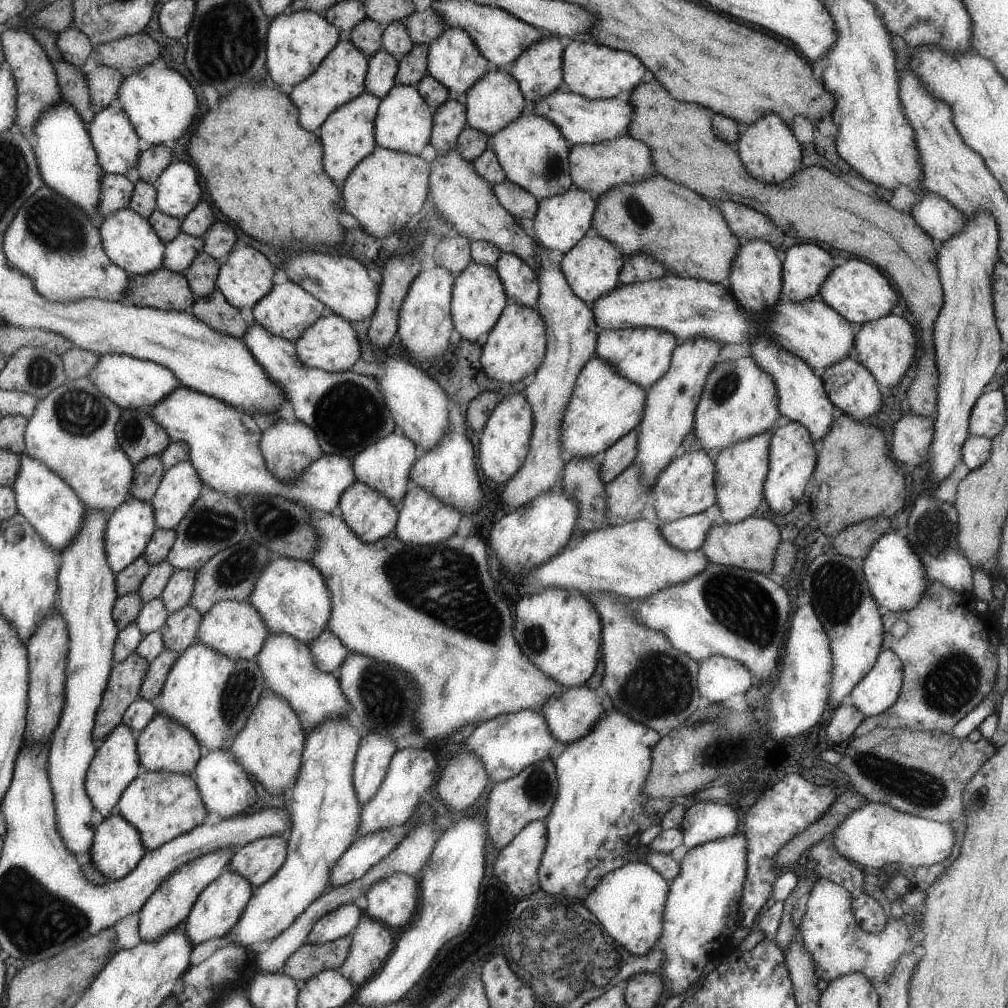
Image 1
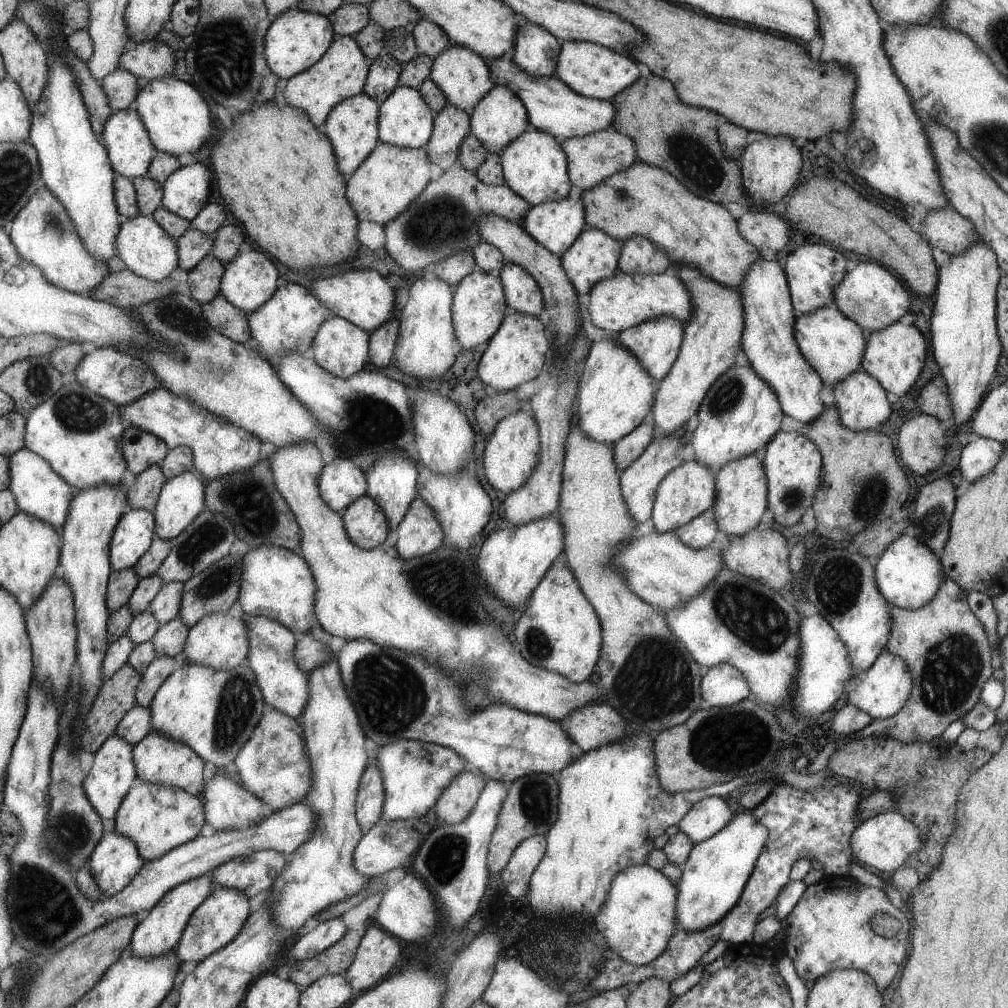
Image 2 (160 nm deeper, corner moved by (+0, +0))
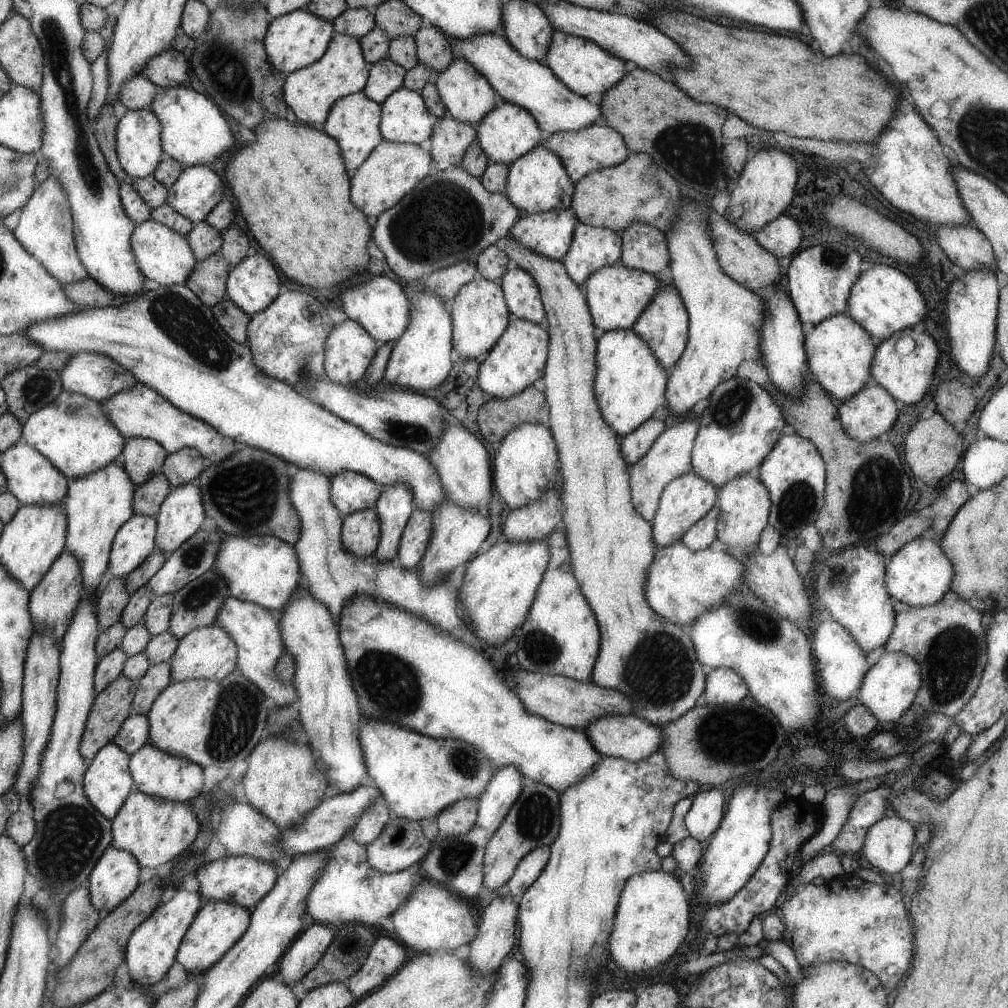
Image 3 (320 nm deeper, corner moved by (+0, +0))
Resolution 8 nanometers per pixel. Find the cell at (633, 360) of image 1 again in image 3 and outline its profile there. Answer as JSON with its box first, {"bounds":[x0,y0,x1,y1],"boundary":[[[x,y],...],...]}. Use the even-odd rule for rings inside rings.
{"bounds":[632,280,690,369],"boundary":[[[661,280],[660,282],[663,284],[662,288],[655,294],[654,300],[644,310],[639,320],[634,323],[632,329],[648,343],[648,346],[651,346],[651,349],[655,351],[656,358],[667,369],[676,364],[686,352],[690,315],[687,313],[683,299],[680,298],[679,291],[671,284],[666,284]]]}

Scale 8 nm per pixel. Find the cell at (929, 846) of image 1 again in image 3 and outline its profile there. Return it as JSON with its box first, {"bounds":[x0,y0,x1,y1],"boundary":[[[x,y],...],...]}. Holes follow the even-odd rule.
{"bounds":[861,813,916,874],"boundary":[[[889,813],[868,829],[861,850],[872,866],[885,874],[896,874],[908,866],[916,846],[915,831],[909,821]]]}

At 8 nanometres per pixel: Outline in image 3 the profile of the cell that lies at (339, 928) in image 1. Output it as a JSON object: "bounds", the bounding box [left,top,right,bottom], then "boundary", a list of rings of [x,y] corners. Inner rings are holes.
{"bounds":[278,923,334,984],"boundary":[[[314,923],[304,930],[280,961],[278,975],[288,984],[302,981],[323,958],[334,934],[324,923]]]}

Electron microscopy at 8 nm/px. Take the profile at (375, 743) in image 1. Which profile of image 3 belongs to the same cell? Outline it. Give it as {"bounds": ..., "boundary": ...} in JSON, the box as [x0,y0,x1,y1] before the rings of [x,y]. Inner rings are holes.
{"bounds":[350,798,392,847],"boundary":[[[382,798],[373,802],[360,815],[359,821],[350,834],[352,838],[356,838],[360,844],[367,847],[380,836],[380,833],[386,828],[387,822],[391,819],[392,812],[387,806],[387,802]]]}

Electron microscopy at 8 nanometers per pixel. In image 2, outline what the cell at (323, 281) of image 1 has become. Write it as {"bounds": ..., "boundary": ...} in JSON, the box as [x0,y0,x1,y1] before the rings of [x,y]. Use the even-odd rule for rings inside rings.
{"bounds":[314,269,398,333],"boundary":[[[368,269],[342,272],[330,278],[316,280],[314,290],[330,308],[333,315],[345,318],[365,331],[373,333],[385,322],[398,318],[397,296],[394,296],[394,290],[388,288],[388,282],[378,272],[368,272]]]}

